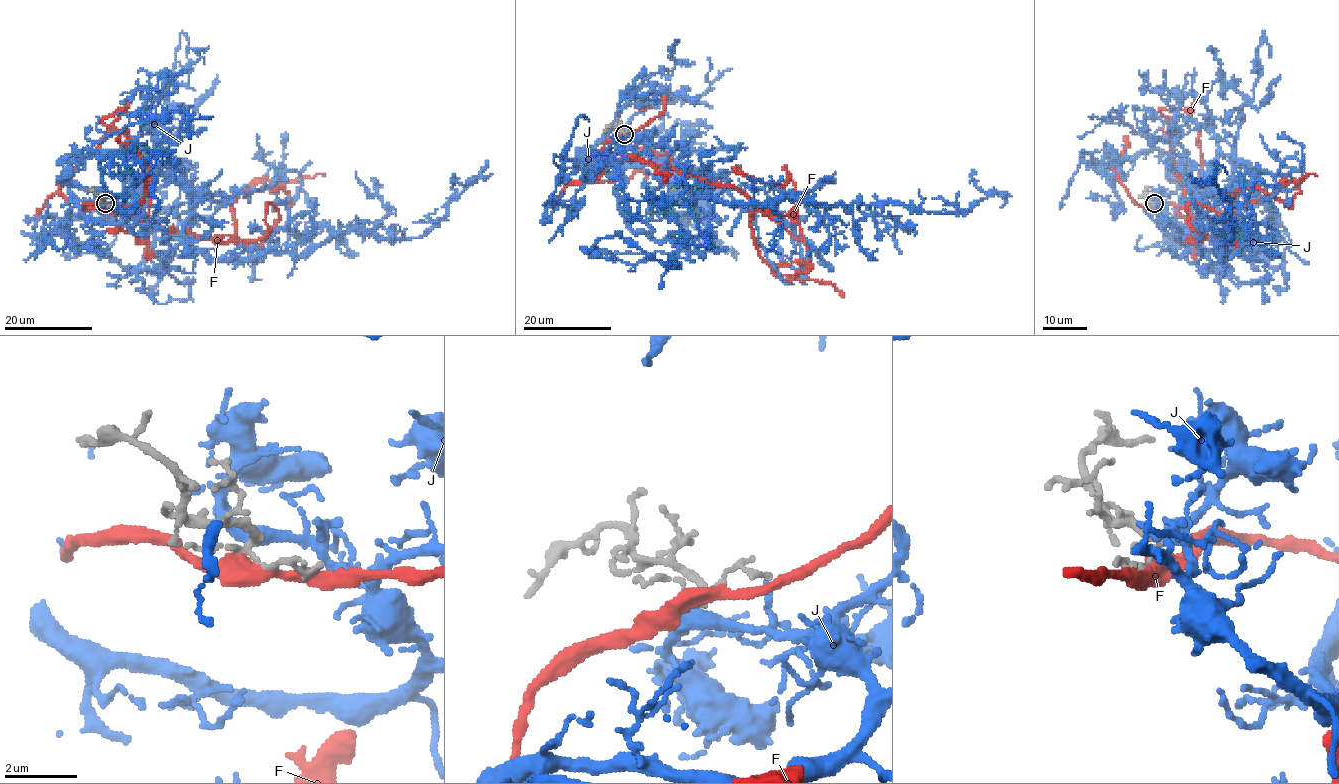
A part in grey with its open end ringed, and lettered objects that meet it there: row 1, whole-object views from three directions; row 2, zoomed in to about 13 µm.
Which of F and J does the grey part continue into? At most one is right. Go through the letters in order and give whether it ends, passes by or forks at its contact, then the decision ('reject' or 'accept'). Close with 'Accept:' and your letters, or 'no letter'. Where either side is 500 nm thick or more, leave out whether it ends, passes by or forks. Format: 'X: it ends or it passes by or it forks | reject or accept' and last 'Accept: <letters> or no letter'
F: it passes by | reject
J: it passes by | accept
Accept: J

